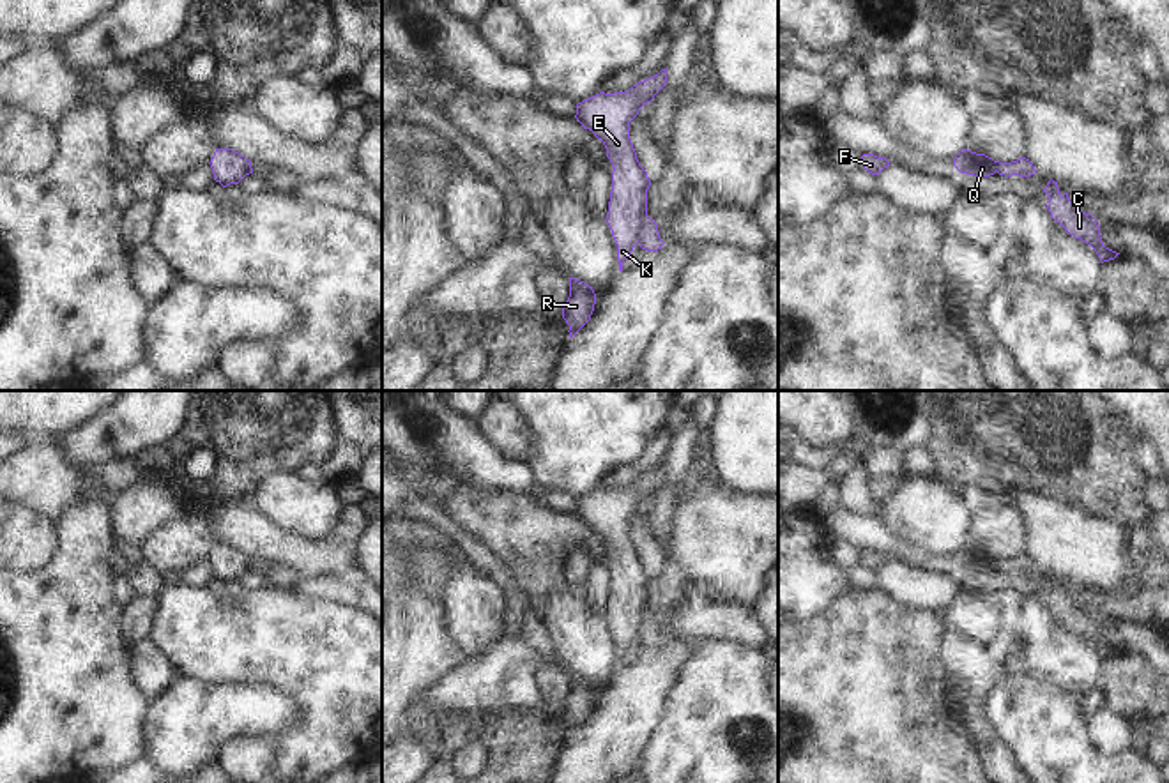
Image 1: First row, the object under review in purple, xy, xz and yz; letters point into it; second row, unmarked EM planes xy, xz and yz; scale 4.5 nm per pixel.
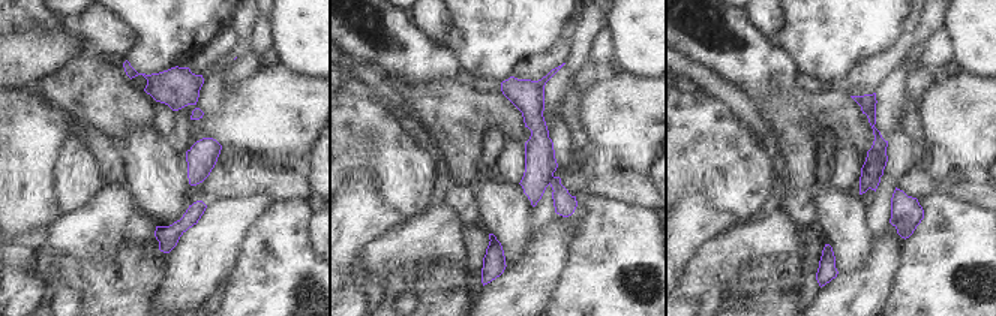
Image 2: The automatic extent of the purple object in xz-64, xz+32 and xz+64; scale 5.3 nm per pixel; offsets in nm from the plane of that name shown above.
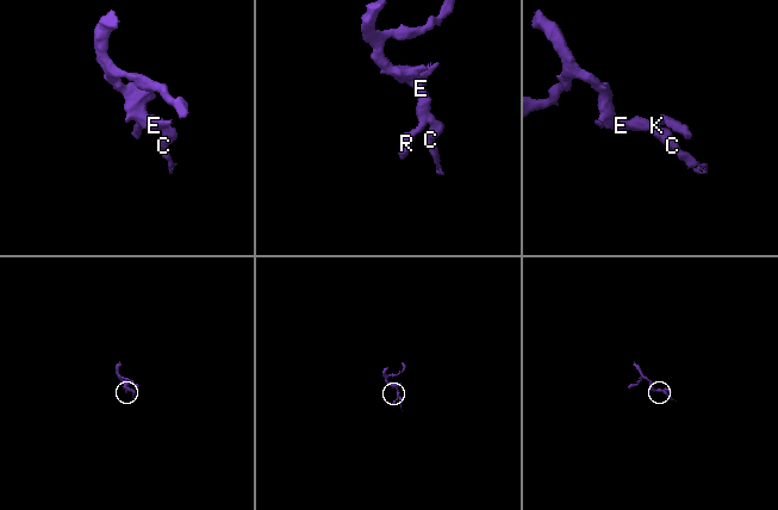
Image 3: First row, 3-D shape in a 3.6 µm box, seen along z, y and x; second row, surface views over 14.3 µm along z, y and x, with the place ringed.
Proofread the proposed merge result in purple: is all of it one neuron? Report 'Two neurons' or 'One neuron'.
Two neurons

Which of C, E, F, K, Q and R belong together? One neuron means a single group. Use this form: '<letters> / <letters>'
C / E F K Q R

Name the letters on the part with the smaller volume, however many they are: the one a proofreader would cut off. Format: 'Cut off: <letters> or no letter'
Cut off: C

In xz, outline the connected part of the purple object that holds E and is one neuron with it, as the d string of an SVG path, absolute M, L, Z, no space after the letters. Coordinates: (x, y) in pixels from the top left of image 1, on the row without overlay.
M667 465L638 477L628 488L600 488L577 500L575 514L594 528L607 544L612 559L612 587L607 619L617 640L619 666L638 640L640 624L647 610L647 585L651 576L640 562L630 536L630 518L640 504L654 495L667 479Z

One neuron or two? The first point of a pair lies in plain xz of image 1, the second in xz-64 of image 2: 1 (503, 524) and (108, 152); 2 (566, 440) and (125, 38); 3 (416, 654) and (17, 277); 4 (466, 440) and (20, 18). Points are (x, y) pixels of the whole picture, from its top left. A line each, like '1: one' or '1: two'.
1: two
2: two
3: two
4: one

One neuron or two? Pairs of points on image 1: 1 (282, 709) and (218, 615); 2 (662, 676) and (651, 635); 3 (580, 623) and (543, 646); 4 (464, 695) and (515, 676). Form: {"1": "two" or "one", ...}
{"1": "two", "2": "two", "3": "two", "4": "one"}

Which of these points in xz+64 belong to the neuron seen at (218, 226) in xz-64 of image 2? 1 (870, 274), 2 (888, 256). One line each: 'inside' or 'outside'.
1: inside
2: inside

